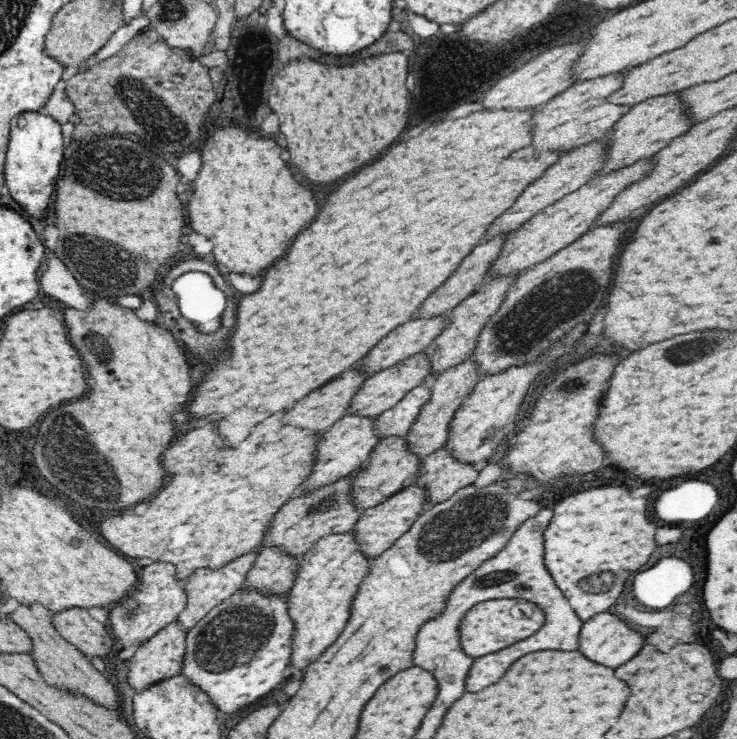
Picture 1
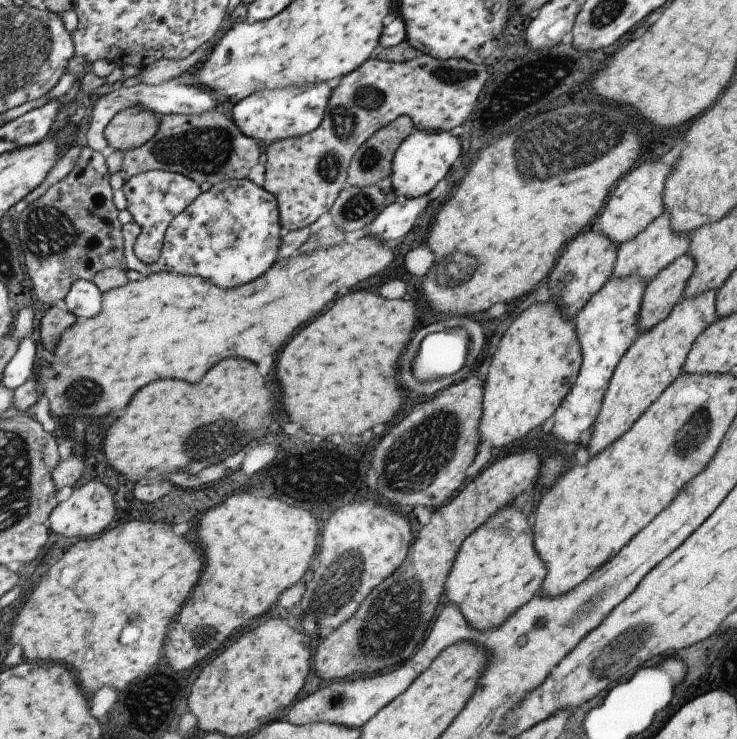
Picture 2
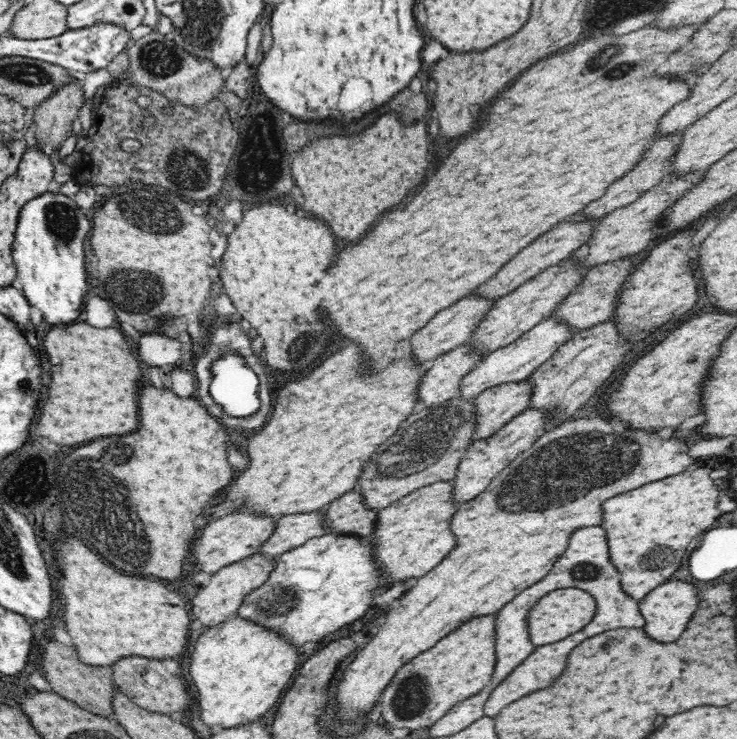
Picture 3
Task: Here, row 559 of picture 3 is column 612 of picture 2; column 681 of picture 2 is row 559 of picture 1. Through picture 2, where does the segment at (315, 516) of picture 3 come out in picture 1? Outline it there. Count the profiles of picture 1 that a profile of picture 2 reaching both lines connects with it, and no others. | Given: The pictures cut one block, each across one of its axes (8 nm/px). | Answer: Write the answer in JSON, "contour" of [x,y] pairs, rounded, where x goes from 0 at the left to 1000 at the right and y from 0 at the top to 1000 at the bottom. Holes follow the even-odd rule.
{"contour":[[[343,747],[324,752],[322,756],[313,758],[307,766],[297,770],[274,769],[263,773],[254,783],[247,788],[251,797],[252,817],[251,824],[243,831],[240,843],[246,846],[248,853],[256,854],[269,844],[288,823],[301,817],[309,812],[320,800],[327,798],[327,788],[332,782],[334,773],[345,763],[349,754]]]}

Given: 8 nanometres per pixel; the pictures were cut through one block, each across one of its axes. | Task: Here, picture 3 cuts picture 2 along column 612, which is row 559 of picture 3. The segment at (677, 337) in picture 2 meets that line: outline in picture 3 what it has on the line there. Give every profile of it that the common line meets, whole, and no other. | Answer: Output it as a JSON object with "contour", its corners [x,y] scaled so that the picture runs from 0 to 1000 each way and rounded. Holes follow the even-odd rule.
{"contour":[[[608,651],[569,660],[537,681],[512,690],[505,717],[505,759],[532,788],[559,785],[581,777],[616,742],[619,729],[611,719],[611,704],[621,683],[613,678],[613,656]]]}

